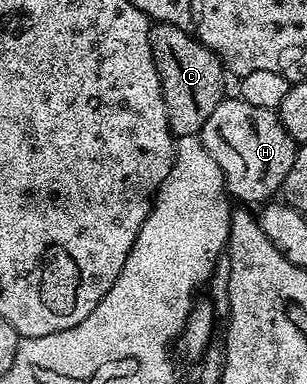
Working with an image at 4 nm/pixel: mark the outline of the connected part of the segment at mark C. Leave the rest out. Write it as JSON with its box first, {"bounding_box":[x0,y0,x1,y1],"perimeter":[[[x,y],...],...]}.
{"bounding_box":[151,22,225,138],"perimeter":[[[155,22],[152,25],[151,51],[161,80],[161,92],[171,133],[179,138],[190,134],[198,135],[213,110],[217,108],[217,104],[221,104],[225,97],[223,62],[215,51],[201,44],[198,38],[192,38],[181,28],[164,22]]]}

